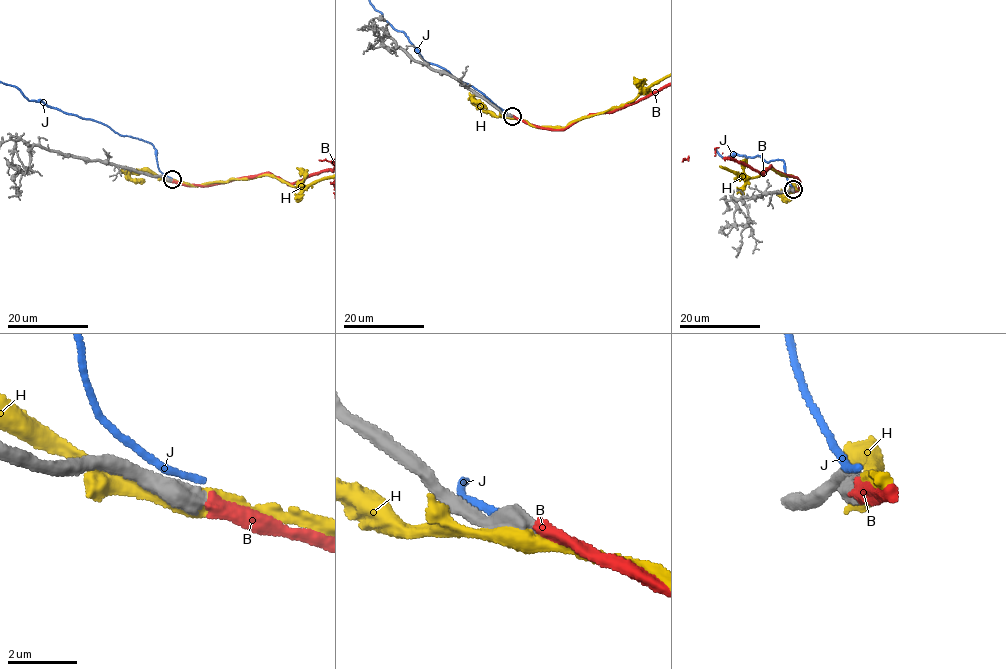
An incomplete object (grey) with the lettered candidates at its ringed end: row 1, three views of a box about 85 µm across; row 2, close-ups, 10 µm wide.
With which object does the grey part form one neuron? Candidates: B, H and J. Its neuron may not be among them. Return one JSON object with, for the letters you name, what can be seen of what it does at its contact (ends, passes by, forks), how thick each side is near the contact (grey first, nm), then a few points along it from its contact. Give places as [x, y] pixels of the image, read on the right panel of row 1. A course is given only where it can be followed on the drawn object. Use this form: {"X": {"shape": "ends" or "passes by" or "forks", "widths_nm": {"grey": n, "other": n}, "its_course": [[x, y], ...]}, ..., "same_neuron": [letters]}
{"B": {"shape": "ends", "widths_nm": {"grey": 550, "other": 400}}, "same_neuron": ["B"]}

